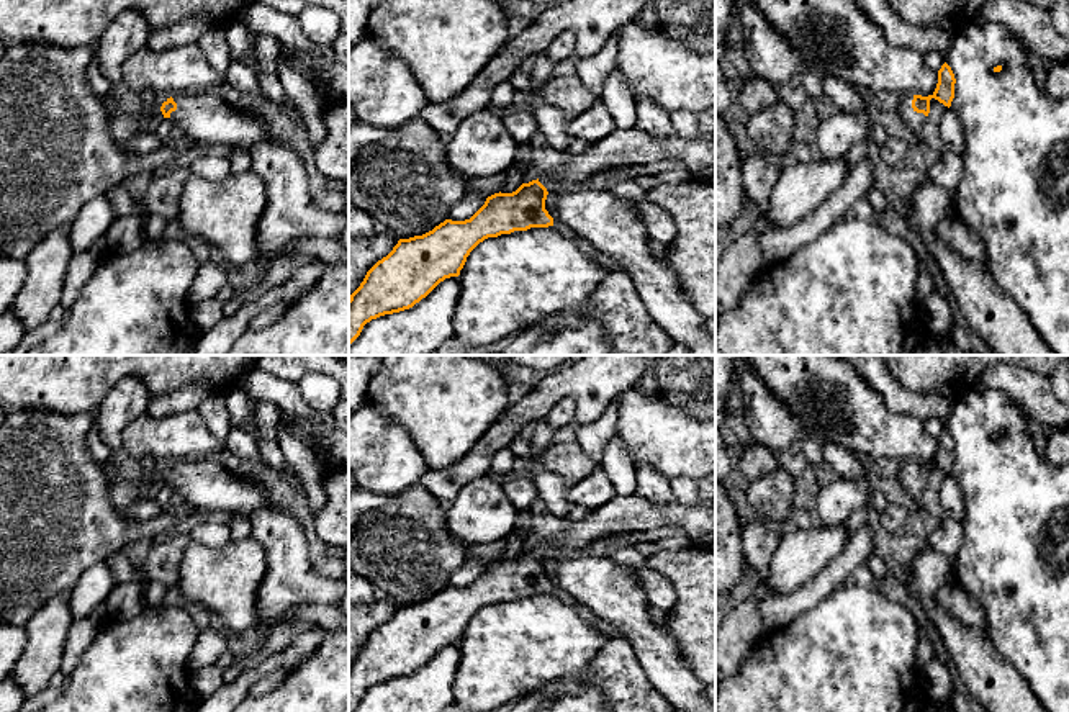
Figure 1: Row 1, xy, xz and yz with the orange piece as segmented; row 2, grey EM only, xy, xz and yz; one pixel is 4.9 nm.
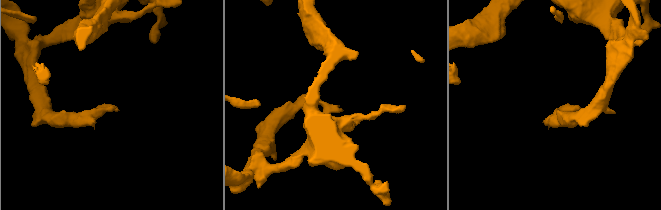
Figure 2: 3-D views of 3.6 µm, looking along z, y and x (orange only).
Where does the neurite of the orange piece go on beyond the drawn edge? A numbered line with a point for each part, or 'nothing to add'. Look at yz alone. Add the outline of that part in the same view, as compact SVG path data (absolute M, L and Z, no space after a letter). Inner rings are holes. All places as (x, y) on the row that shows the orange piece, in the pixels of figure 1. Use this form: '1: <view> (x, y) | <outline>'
1: yz (912, 120) | M902 93L900 105L897 108L897 113L904 124L915 134L922 129L927 116L923 113L917 113L912 108L913 93Z

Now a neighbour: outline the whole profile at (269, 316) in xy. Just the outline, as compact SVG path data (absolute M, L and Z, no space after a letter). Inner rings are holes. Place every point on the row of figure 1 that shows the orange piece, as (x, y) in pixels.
M275 303L268 306L267 309L260 311L259 314L252 318L249 329L262 331L275 324L286 313L286 308L288 306L283 303Z

